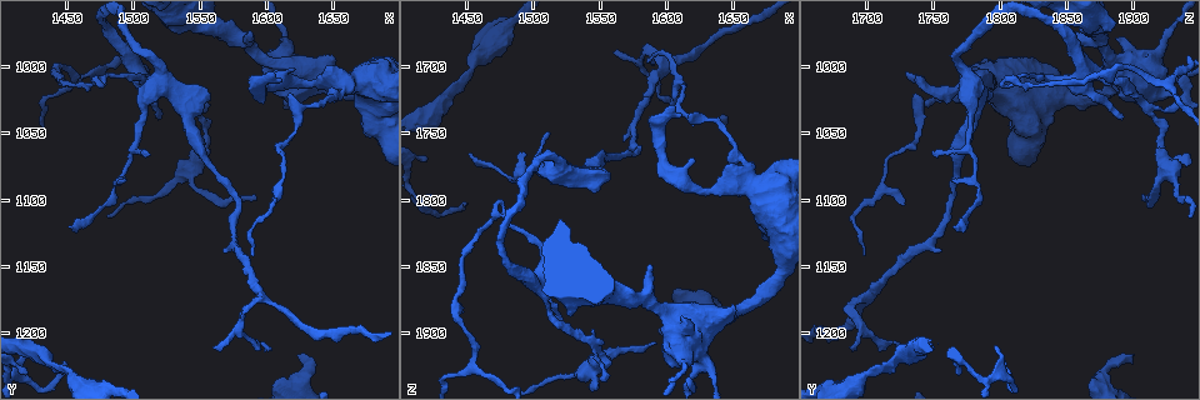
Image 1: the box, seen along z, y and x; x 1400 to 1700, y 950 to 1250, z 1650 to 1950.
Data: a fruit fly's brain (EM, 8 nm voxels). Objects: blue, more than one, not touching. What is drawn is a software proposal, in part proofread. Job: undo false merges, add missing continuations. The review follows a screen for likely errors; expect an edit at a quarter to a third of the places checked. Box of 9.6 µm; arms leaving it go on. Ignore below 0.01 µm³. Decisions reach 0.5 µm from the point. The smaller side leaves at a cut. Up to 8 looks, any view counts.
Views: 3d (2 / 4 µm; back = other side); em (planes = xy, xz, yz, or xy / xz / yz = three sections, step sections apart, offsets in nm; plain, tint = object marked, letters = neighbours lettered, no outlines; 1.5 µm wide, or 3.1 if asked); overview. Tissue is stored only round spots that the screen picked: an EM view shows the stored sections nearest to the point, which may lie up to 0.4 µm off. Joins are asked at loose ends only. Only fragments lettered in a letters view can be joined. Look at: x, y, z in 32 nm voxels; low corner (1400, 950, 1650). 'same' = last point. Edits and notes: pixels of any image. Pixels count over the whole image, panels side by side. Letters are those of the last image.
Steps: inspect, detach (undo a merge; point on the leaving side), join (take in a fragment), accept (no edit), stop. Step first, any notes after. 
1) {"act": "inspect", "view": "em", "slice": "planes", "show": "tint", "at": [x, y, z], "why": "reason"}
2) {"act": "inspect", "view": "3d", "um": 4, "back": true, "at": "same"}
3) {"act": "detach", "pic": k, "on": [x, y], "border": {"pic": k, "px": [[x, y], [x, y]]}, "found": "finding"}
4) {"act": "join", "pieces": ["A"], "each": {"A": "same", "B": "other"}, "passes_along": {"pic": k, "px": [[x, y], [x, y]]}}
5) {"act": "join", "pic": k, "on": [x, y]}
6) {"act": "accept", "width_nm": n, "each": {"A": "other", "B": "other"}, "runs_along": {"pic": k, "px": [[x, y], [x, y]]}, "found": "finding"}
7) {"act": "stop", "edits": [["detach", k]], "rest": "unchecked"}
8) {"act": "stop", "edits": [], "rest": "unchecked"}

{"act": "inspect", "view": "em", "slice": "planes", "show": "tint", "at": [1510, 1066, 1750], "why": "free end"}

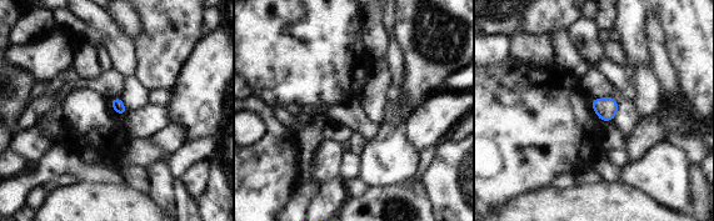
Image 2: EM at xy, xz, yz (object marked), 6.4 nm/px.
{"act": "inspect", "view": "em", "slice": "planes", "show": "letters", "at": "same"}

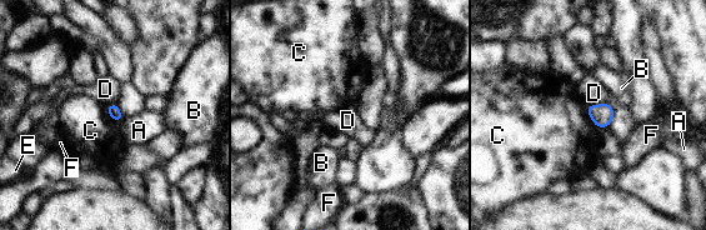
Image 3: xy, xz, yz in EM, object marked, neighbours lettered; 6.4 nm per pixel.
{"act": "accept", "width_nm": 80, "longest_contact_nm": ["D", 140], "each": {"A": "other", "B": "other", "C": "other", "D": "other", "E": "other", "F": "other"}, "found": "none of them fits"}

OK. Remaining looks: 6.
{"act": "inspect", "view": "em", "slice": "planes", "show": "letters", "at": [1560, 1210, 1692], "why": "an open end"}

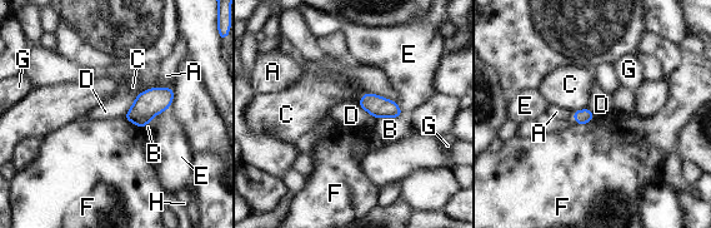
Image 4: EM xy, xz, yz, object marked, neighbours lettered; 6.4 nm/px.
{"act": "accept", "each": {"A": "other", "B": "other", "C": "other", "D": "other", "E": "other", "F": "other", "G": "other", "H": "other"}, "border": {"pic": 4, "px": [[136, 95], [133, 105], [121, 117]]}, "found": "no lettered fragment goes on from it"}

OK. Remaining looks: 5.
{"act": "inspect", "view": "em", "slice": "planes", "show": "tint", "at": [1612, 990, 1918], "why": "sudden change in width"}

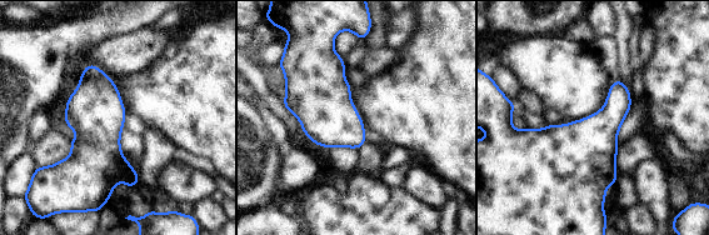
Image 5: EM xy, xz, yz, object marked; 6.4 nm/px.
{"act": "inspect", "view": "em", "slice": "planes", "show": "letters", "at": "same"}

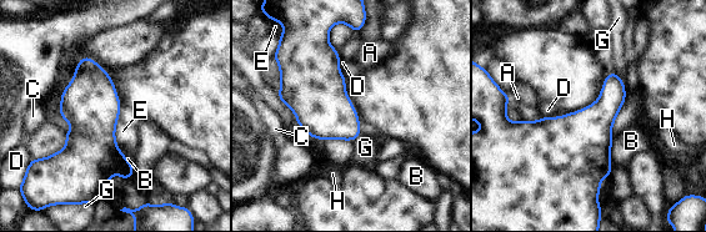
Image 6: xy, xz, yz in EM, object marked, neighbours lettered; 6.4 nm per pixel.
{"act": "accept", "width_nm": 360, "longest_contact_nm": ["E", 240], "each": {"A": "other", "B": "other", "C": "other", "D": "other", "E": "other", "G": "other", "H": "other"}, "found": "all the same cell"}

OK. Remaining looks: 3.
{"act": "stop", "edits": [], "rest": "unchecked"}

